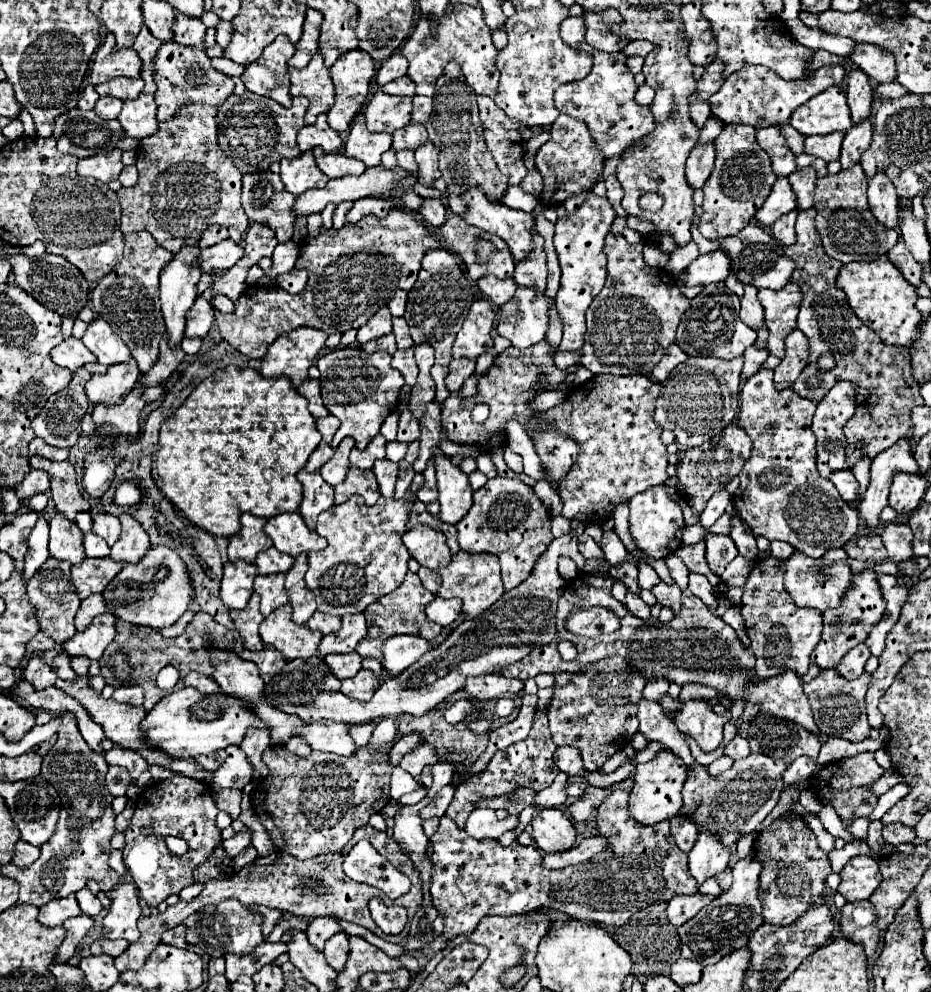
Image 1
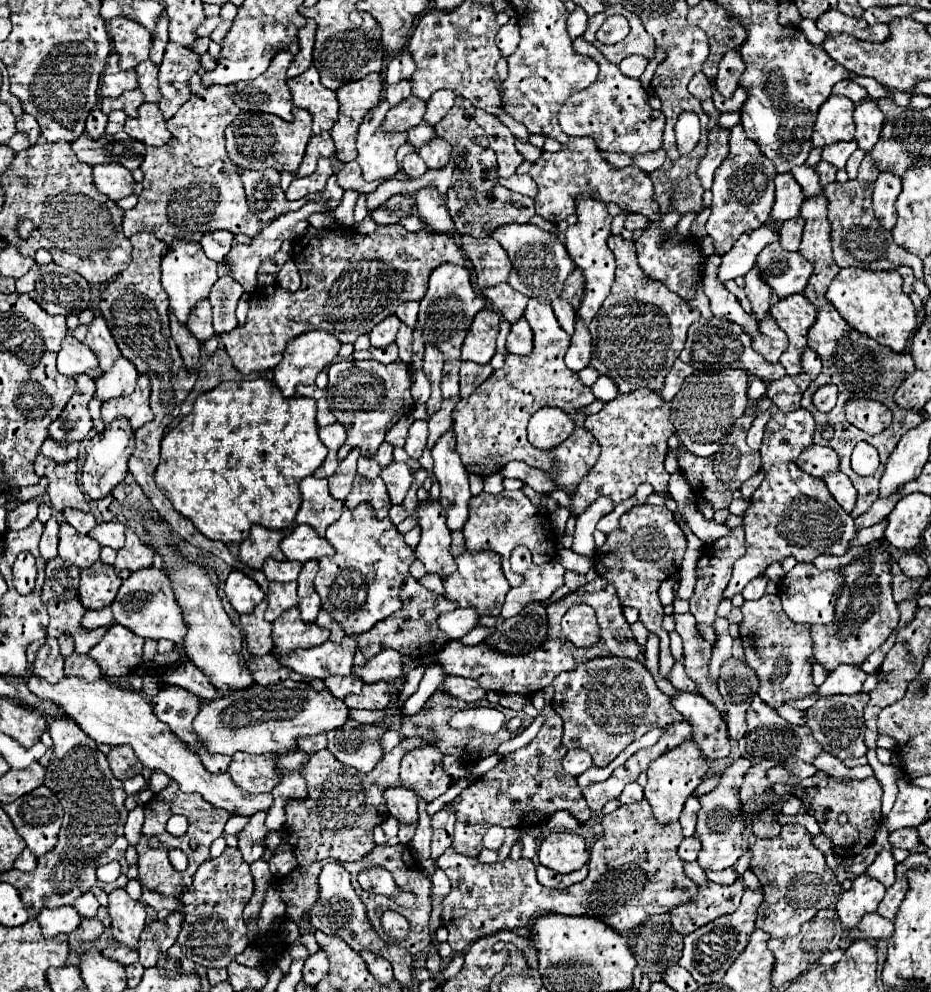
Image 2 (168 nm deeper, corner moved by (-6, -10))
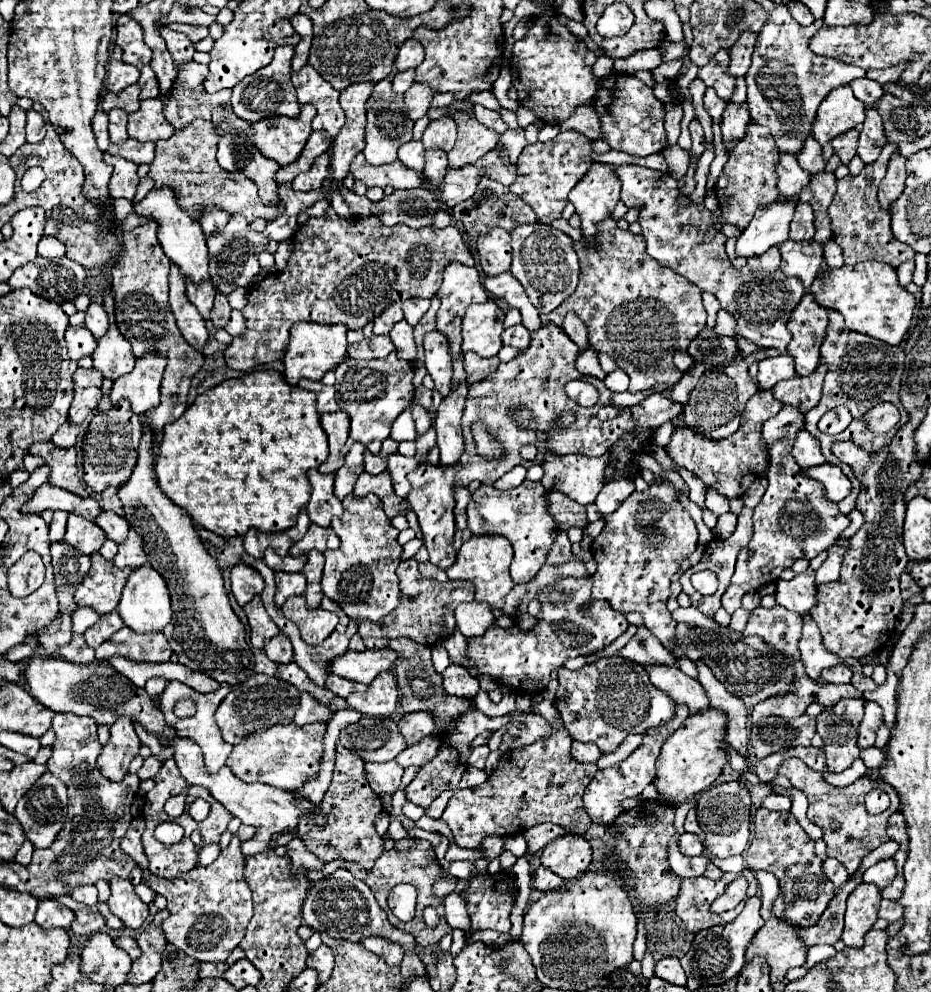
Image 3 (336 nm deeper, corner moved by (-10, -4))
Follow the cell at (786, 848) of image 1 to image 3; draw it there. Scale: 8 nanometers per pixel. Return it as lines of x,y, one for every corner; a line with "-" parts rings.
768,809
756,811
756,835
752,835
750,847
746,851
746,863
750,869
770,871
780,881
786,905
782,919
796,927
814,925
836,893
832,881
824,875
822,859
818,859
814,853
814,841
798,825
792,813
776,813

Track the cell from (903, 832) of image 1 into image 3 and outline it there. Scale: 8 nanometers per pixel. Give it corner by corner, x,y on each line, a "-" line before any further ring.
896,811
892,817
890,817
890,823
888,823
888,837
896,843
900,843
902,847
908,845
908,833
906,833
906,819
902,817
900,811

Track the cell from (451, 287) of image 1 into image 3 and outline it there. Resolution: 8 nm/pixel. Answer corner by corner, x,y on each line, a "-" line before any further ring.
450,263
446,269
444,269
444,279
442,279
442,285
436,293
436,297
440,299
440,309
438,309
438,315
436,315
436,329
440,333
444,333
448,339
450,339
450,345
452,345
452,357
460,359
462,357
462,337
460,337
460,327
462,327
462,319
464,319
464,313
468,309
468,305
472,303
486,303
488,301
488,295
484,291
484,285
480,281
480,275
474,267
468,267
468,265
462,265
462,263

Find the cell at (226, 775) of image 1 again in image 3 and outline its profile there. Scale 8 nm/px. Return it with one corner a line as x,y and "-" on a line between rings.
282,721
262,733
252,733
250,737
246,737
240,745
234,747
226,765
244,783
268,783
272,787
292,791
318,773
324,731
324,723
310,723
298,727
294,721

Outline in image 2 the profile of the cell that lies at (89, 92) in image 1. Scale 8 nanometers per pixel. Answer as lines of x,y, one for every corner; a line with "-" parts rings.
100,109
90,111
88,121
86,121
86,131
90,139
100,139
106,133
106,123
108,123
108,117

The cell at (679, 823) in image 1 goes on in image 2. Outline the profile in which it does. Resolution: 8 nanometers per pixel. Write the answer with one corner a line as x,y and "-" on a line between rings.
686,837
680,847
678,847
678,857
682,861
696,861
698,853
700,853
700,839
698,837

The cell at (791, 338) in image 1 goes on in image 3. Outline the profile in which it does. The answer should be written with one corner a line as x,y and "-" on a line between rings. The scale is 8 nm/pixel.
820,363
818,369
806,377
794,377
794,379
780,381
778,385
774,385
772,393
780,403
794,405
802,413
806,413
820,401
824,375
826,375
826,365

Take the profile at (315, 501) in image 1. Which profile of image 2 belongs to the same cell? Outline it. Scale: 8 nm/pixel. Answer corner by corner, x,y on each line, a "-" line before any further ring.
306,477
300,483
300,491
302,491
302,505
296,515
296,525
310,525
316,529
320,537
324,537
326,527
338,521
344,503
336,501
328,493
326,479

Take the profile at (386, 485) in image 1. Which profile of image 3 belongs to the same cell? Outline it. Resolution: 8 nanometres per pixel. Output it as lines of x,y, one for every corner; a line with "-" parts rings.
394,453
388,457
388,471
392,475
392,483
394,483
394,491
398,493
398,497
406,499
410,493
410,481
408,481
408,473
412,473
418,467
414,457
404,457
400,453

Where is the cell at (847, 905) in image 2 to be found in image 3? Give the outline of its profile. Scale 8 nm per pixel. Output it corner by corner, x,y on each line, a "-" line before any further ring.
860,883
846,903
846,925
842,941
848,947
862,947
864,933
874,925
880,905
880,889
870,883

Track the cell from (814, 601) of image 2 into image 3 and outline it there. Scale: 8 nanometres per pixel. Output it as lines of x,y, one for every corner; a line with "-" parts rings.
808,567
806,571
798,573
792,581
778,579
776,601
794,613
800,613
800,615
808,613
818,603
818,587
814,581
814,569

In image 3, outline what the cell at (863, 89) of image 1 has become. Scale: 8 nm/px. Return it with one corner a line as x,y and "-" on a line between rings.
870,107
866,111
864,129
860,131
860,139
858,139
858,157
864,163
872,163
880,155
880,149
884,145
886,145
886,137
882,129
882,117
876,113
874,107

